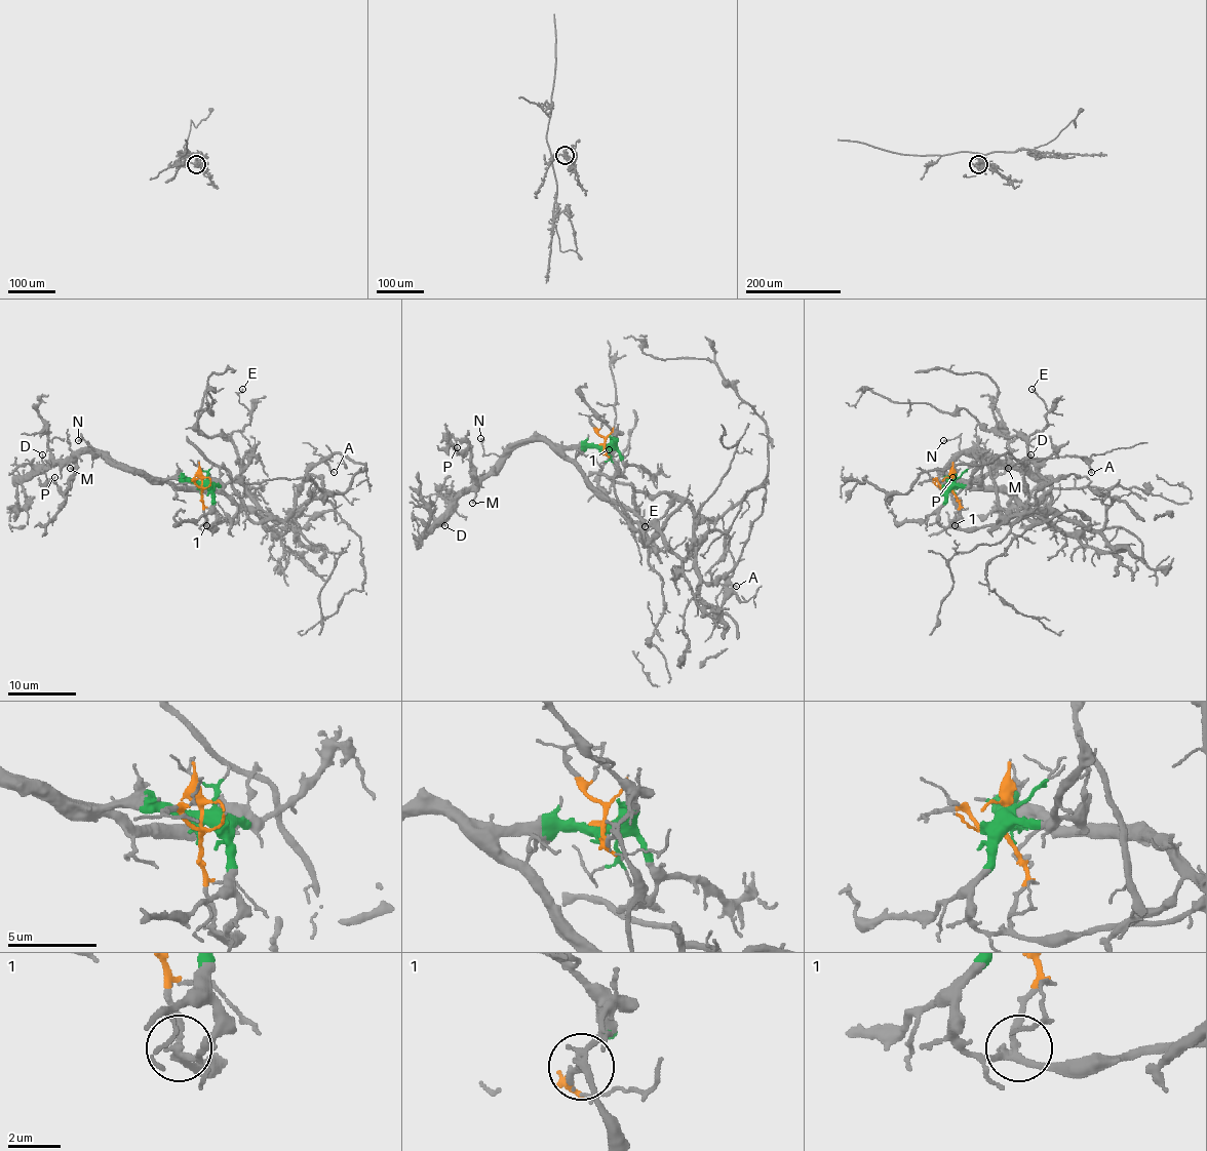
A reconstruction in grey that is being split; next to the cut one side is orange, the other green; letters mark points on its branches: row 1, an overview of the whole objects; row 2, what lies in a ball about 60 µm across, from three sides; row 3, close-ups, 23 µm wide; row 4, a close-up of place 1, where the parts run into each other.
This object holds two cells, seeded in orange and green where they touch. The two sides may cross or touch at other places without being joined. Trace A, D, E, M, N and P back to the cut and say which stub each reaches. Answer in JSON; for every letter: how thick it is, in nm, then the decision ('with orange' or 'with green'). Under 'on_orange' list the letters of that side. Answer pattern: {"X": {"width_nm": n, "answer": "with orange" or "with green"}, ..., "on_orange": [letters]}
{"A": {"width_nm": 140, "answer": "with orange"}, "D": {"width_nm": 140, "answer": "with green"}, "E": {"width_nm": 130, "answer": "with orange"}, "M": {"width_nm": 170, "answer": "with green"}, "N": {"width_nm": 140, "answer": "with green"}, "P": {"width_nm": 120, "answer": "with green"}, "on_orange": ["A", "E"]}

